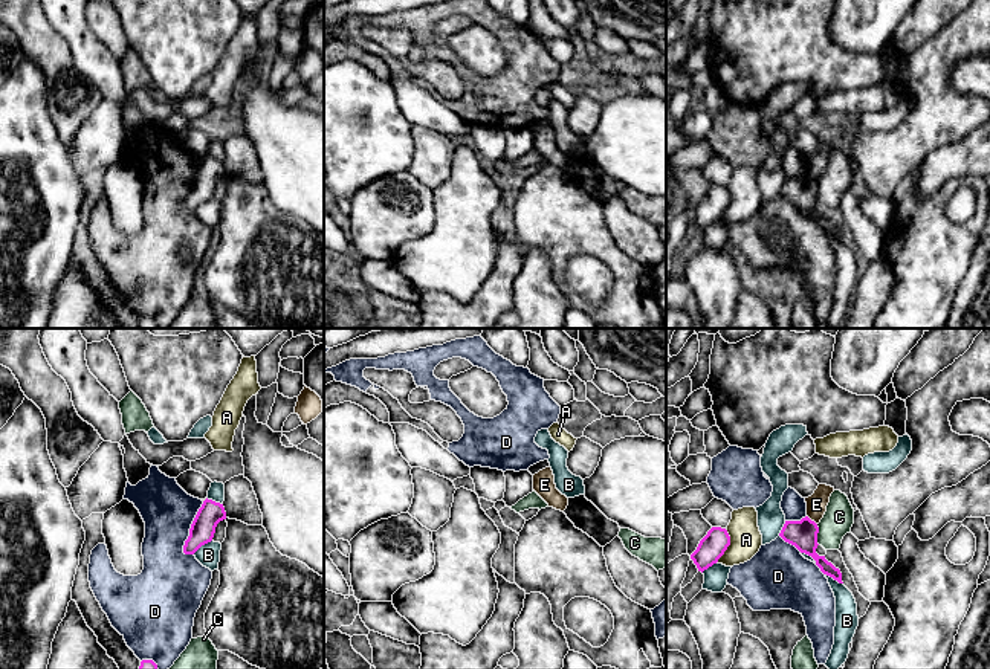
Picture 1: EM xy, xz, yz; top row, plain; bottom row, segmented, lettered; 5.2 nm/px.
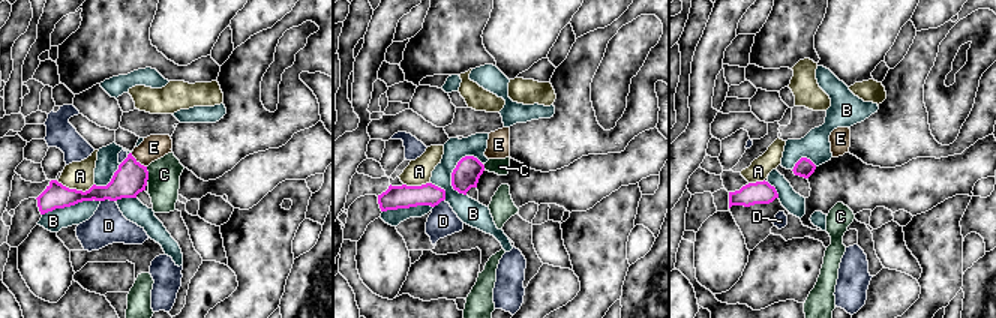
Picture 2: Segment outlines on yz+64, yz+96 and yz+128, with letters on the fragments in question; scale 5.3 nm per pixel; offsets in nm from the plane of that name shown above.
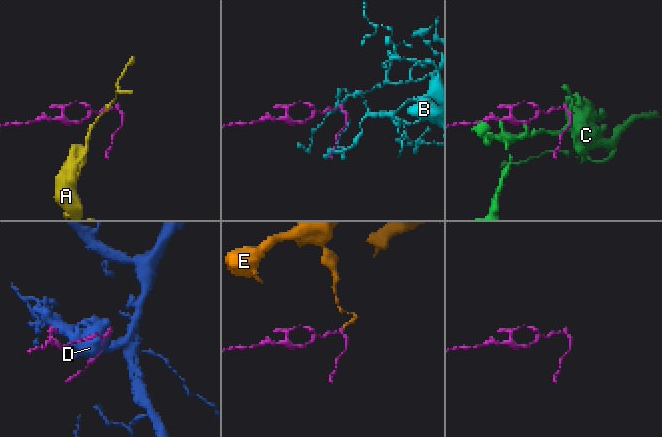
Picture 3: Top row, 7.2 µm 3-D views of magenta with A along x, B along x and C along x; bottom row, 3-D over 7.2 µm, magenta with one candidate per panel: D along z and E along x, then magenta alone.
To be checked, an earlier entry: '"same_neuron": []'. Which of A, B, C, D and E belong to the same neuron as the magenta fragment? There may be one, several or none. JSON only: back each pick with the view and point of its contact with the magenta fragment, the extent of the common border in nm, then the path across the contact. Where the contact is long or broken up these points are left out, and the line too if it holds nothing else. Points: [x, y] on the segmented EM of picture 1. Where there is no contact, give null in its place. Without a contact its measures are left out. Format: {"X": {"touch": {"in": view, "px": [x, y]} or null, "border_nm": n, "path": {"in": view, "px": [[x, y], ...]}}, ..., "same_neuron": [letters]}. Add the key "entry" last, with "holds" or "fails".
{"same_neuron": [], "entry": "holds"}

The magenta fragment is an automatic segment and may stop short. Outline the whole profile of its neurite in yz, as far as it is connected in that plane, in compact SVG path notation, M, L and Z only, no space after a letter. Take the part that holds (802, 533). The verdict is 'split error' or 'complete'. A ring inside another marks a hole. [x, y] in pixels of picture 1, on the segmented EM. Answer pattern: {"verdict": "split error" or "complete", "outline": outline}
{"verdict": "complete", "outline": "M805 516L801 521L785 521L779 536L785 542L794 545L801 553L811 556L823 574L833 577L839 583L843 583L840 570L828 562L825 556L819 556L816 553L816 548L819 545L817 533L817 524Z"}

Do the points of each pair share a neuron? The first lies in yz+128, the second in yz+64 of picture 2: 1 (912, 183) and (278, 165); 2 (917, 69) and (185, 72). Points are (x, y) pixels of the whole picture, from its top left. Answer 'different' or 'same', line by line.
1: same
2: different

